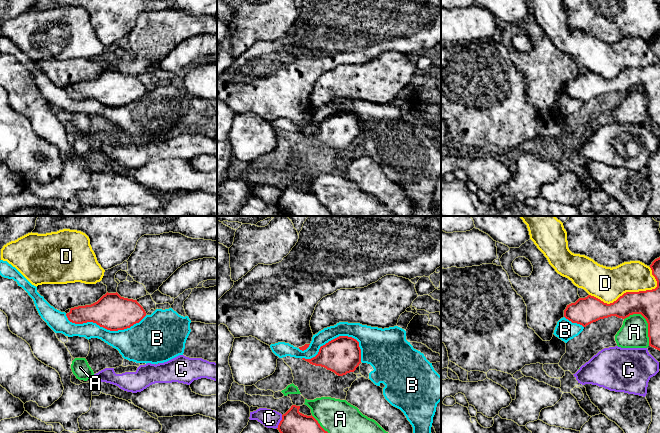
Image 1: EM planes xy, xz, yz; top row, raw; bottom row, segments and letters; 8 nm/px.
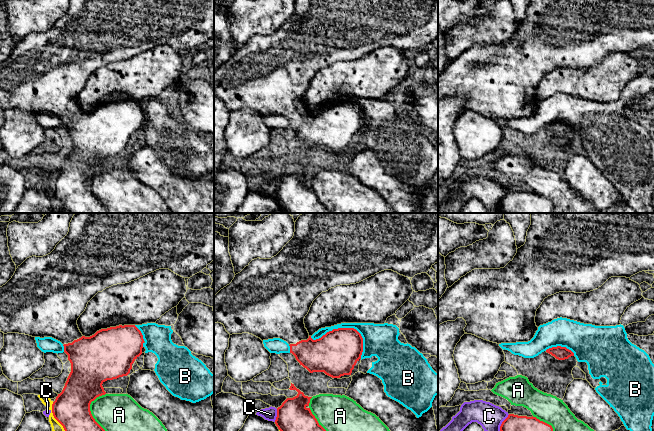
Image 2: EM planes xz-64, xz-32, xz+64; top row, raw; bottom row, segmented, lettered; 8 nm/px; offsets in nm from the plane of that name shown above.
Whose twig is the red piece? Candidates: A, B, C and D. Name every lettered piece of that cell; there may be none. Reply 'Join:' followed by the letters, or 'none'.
Join: none

